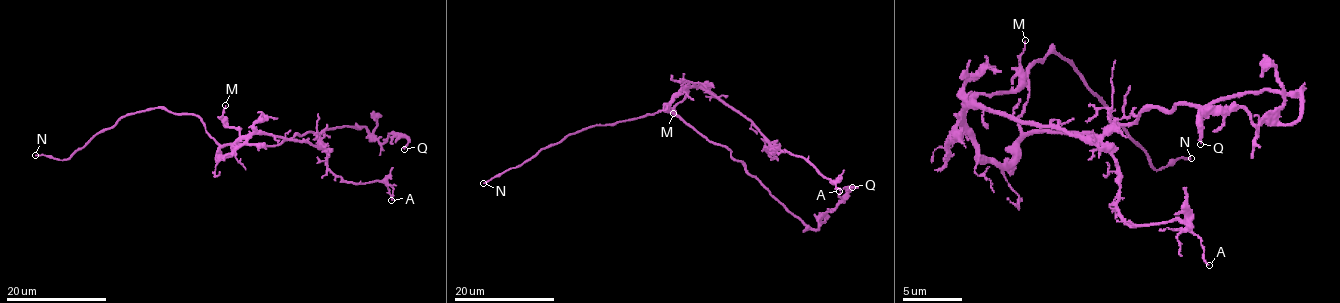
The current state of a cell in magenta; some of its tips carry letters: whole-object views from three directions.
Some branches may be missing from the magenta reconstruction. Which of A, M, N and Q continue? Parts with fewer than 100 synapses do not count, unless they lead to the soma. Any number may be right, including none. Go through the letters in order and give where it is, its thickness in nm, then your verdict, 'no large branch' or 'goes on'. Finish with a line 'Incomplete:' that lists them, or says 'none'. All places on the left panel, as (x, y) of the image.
A: (391, 200) | 120 nm | no large branch
M: (225, 105) | 100 nm | no large branch
N: (35, 155) | 130 nm | goes on
Q: (404, 149) | 180 nm | no large branch
Incomplete: N

